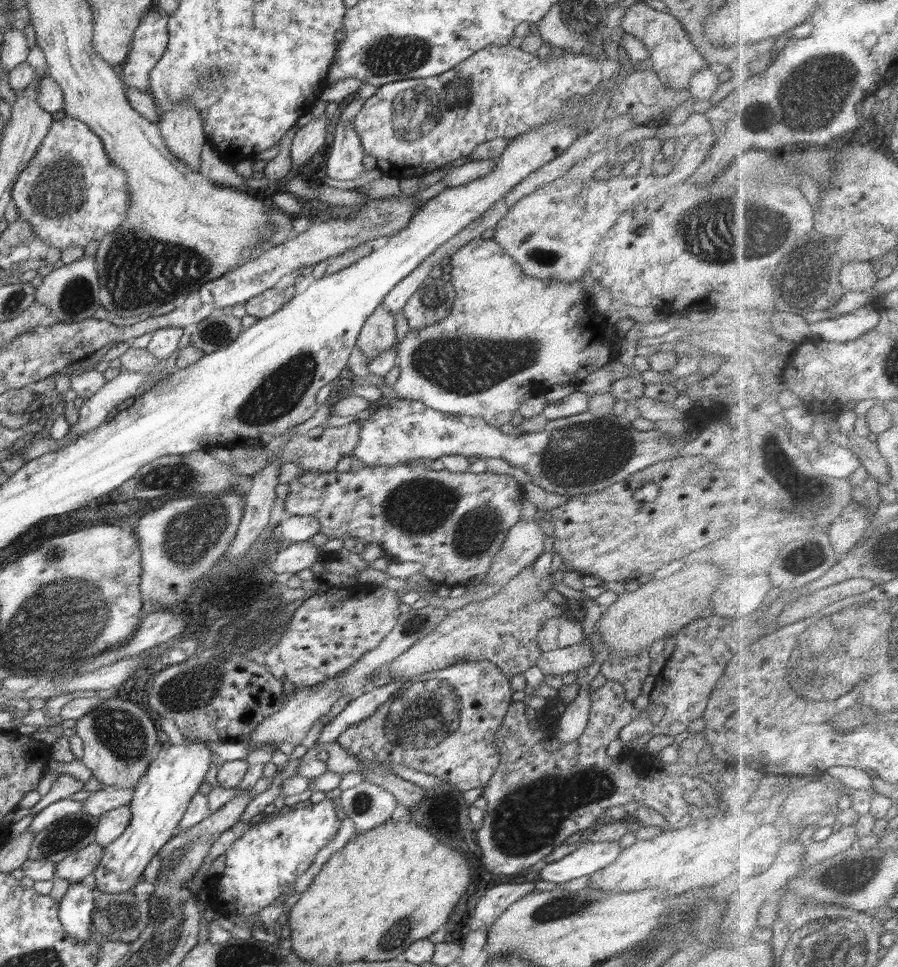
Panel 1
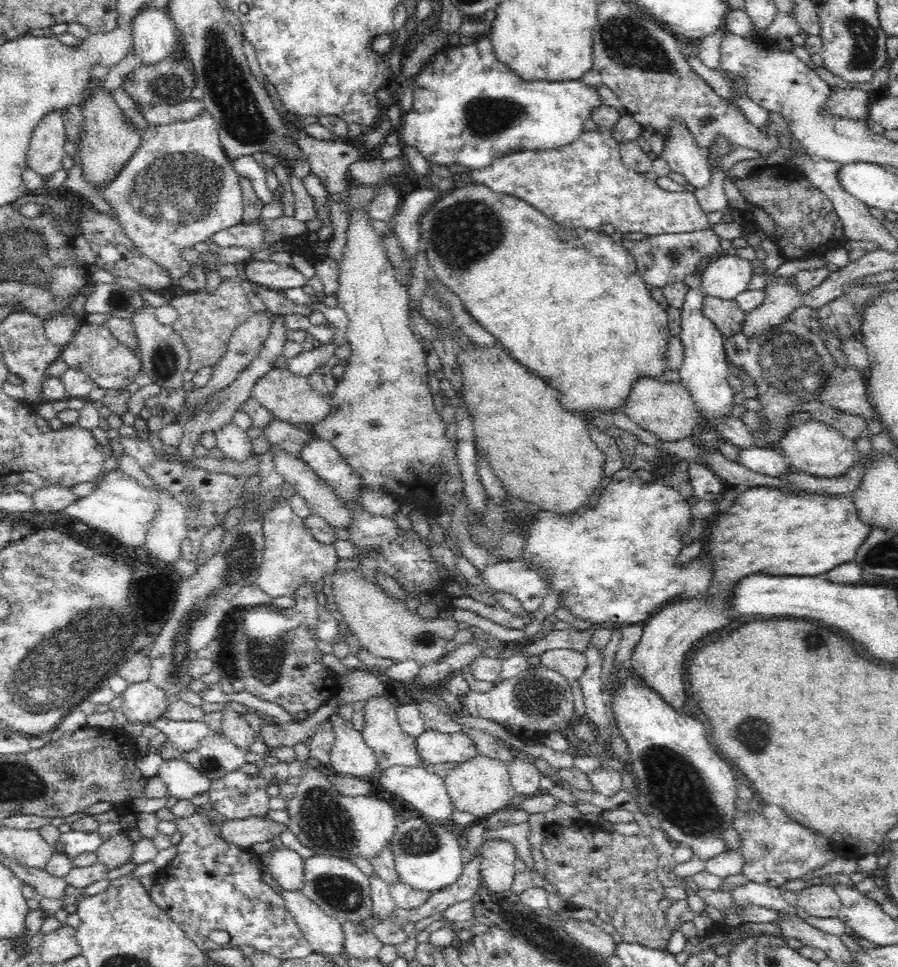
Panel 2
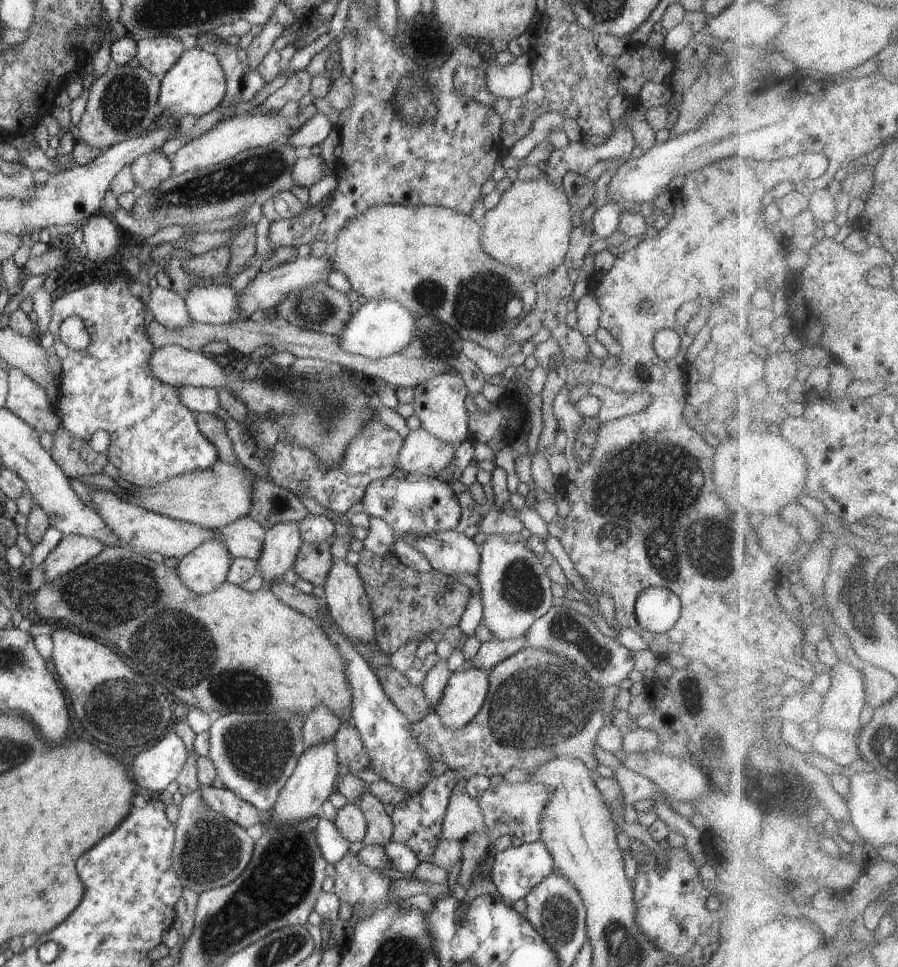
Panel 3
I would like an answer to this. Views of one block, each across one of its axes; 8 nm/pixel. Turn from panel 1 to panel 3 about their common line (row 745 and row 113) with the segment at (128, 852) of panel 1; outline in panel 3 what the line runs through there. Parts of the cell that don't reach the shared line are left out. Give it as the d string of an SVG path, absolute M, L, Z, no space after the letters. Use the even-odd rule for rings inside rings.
M196 47L185 49L178 62L172 65L161 80L158 105L162 108L163 120L175 123L176 118L182 118L186 114L199 119L223 102L226 89L224 70L214 54Z

